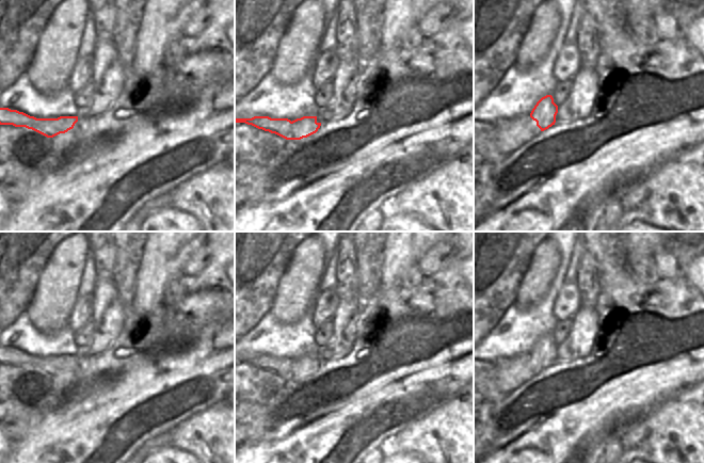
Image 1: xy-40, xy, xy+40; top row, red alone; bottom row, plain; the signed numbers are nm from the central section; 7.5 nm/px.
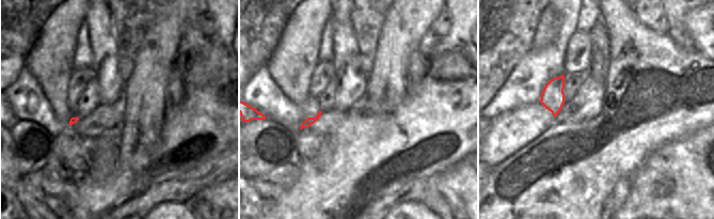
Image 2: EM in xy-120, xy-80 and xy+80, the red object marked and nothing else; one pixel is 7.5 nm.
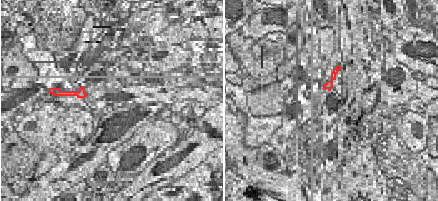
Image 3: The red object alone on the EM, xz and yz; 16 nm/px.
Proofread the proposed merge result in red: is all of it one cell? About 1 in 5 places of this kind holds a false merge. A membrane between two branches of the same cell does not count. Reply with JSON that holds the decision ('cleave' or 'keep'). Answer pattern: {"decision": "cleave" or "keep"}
{"decision": "cleave"}

